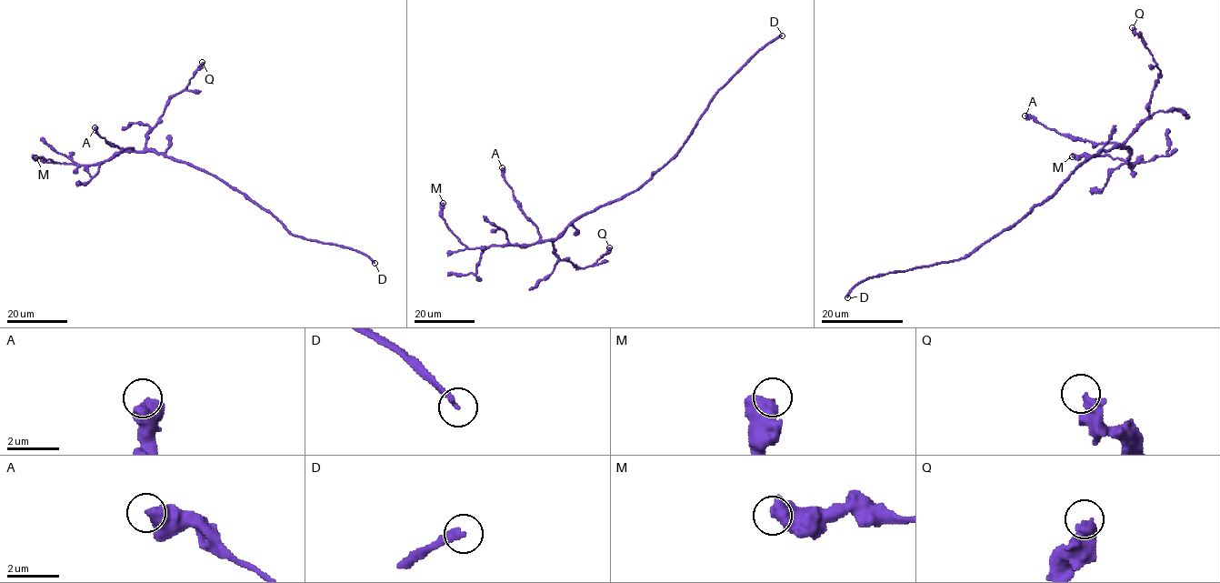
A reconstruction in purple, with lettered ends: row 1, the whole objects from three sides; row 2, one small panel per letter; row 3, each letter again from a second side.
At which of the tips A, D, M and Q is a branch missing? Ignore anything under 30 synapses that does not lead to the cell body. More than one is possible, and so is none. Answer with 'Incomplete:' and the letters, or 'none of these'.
Incomplete: D

